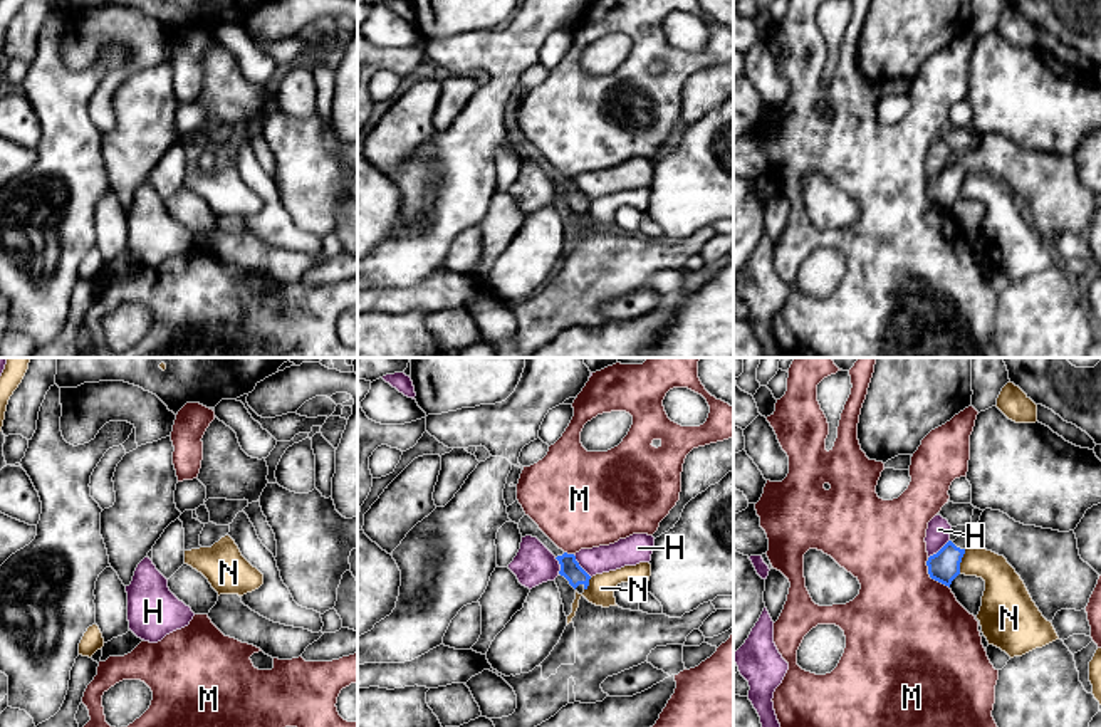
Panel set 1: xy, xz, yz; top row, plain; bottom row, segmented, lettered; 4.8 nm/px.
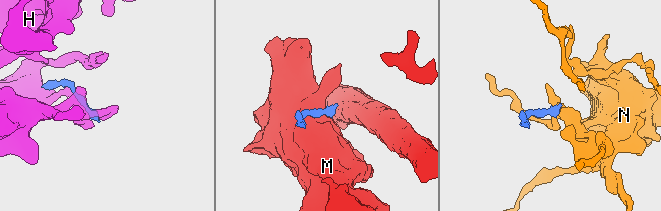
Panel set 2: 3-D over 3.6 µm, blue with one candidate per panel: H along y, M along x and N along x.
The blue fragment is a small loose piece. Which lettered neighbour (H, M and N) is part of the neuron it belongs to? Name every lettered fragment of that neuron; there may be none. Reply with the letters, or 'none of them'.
none of them

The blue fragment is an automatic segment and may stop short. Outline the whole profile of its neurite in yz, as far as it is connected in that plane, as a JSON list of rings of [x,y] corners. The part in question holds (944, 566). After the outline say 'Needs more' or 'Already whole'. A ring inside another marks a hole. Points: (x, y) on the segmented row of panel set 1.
[[[985,509],[980,520],[965,534],[928,557],[930,578],[950,588],[970,547],[1004,556],[1051,623],[1061,609],[1086,609],[1099,579],[1099,574],[1081,559],[1074,531],[1024,526],[992,509]]]. Needs more

